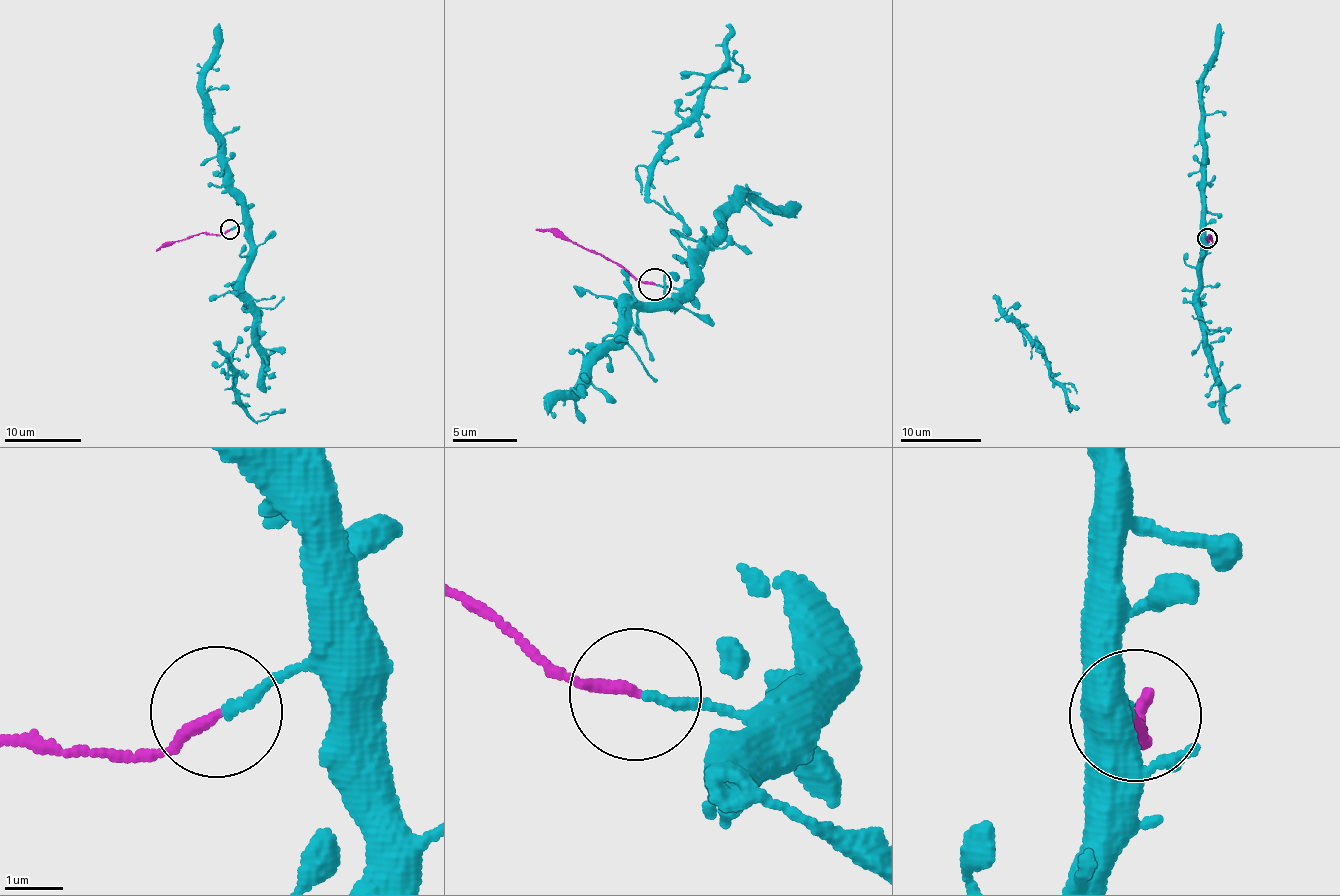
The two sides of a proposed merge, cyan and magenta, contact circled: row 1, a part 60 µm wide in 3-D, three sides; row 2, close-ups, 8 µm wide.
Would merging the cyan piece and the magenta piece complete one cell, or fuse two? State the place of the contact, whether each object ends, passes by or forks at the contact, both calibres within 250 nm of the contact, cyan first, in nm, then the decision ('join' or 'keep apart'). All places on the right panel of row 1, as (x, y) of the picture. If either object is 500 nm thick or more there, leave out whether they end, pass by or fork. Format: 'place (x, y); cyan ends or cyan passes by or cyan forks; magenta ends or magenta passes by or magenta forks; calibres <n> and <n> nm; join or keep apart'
place (1207, 238); cyan ends; magenta ends; calibres 170 and 190 nm; keep apart

